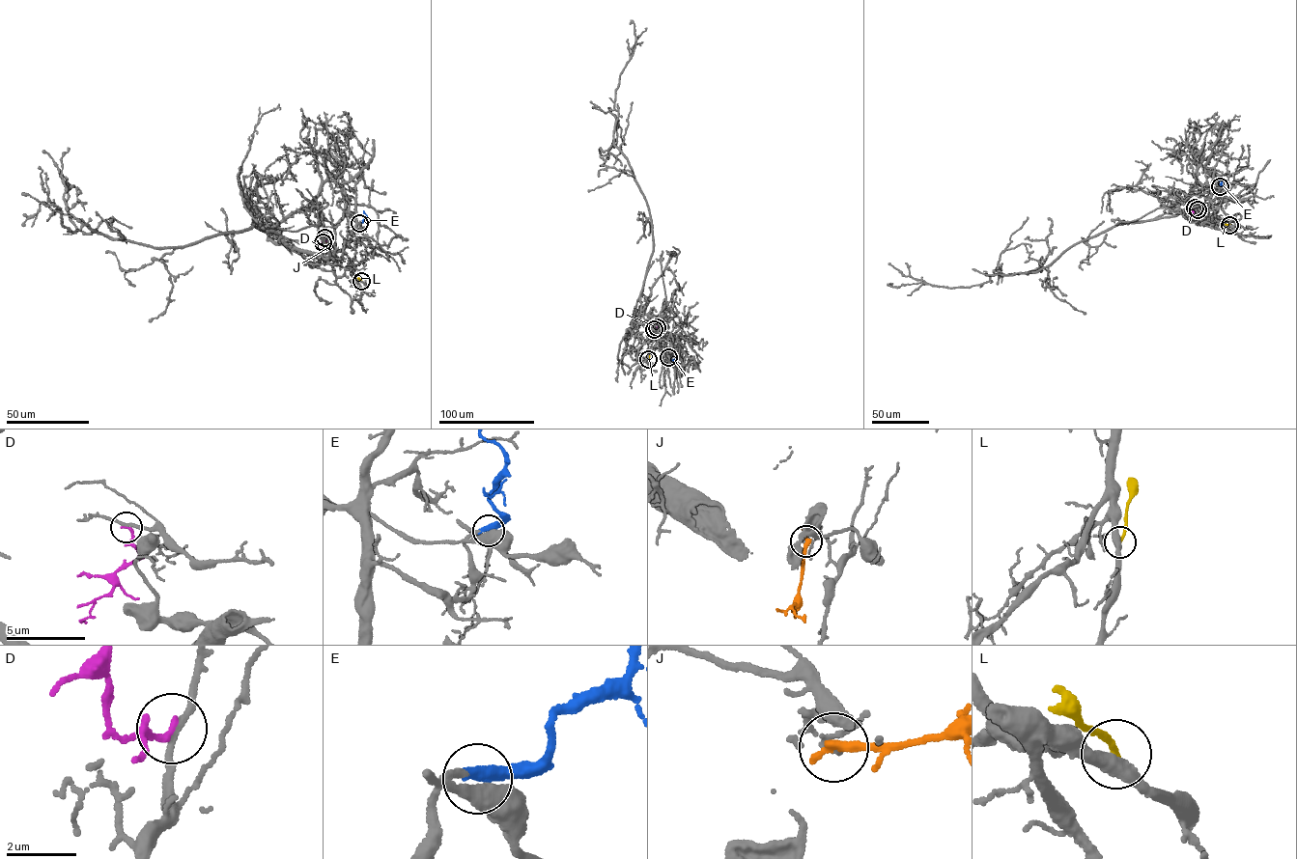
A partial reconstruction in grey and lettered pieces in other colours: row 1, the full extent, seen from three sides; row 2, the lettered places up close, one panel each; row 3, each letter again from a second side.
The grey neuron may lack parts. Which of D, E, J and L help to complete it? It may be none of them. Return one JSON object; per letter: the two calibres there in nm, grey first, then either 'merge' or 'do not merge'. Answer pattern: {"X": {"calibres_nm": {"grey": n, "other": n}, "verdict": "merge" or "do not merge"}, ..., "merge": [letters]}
{"D": {"calibres_nm": {"grey": 190, "other": 170}, "verdict": "do not merge"}, "E": {"calibres_nm": {"grey": 550, "other": 440}, "verdict": "merge"}, "J": {"calibres_nm": {"grey": 90, "other": 320}, "verdict": "do not merge"}, "L": {"calibres_nm": {"grey": 420, "other": 180}, "verdict": "do not merge"}, "merge": ["E"]}

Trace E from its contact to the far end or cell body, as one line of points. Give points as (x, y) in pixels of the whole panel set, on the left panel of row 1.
E: (359, 223), (366, 217), (363, 210)

